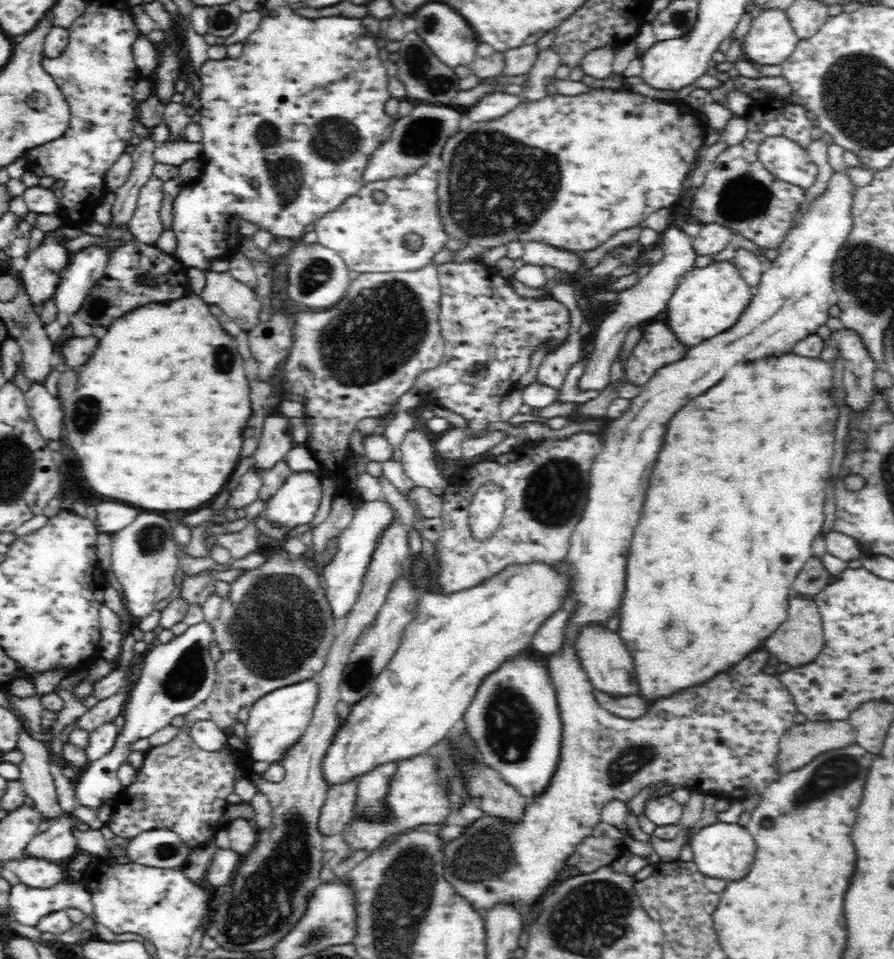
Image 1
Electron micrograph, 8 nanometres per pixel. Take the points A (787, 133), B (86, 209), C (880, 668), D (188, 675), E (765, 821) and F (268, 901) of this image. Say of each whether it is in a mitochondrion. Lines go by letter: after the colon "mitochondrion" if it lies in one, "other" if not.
A: other
B: other
C: mitochondrion
D: mitochondrion
E: mitochondrion
F: mitochondrion

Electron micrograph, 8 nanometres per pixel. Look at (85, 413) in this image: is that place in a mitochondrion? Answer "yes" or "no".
yes

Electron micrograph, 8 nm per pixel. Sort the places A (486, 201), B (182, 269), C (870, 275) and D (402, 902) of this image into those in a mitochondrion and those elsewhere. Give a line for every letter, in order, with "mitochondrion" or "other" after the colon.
A: mitochondrion
B: other
C: mitochondrion
D: mitochondrion

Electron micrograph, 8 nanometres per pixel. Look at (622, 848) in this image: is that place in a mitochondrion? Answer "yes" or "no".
no

